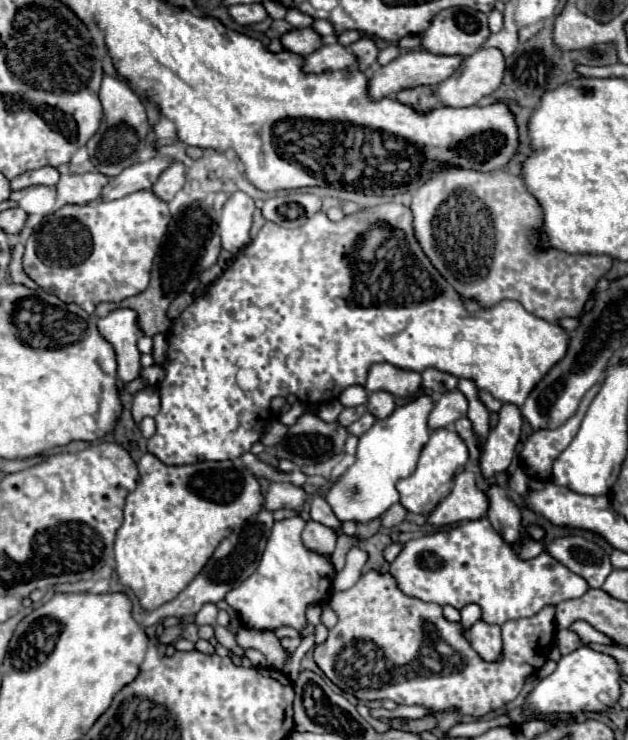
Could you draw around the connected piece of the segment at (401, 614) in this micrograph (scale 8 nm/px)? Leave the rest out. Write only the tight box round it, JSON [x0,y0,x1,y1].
[314,571,556,717]

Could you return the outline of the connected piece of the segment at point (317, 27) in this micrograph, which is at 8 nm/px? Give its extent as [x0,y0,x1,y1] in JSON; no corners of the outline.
[312,19,334,39]

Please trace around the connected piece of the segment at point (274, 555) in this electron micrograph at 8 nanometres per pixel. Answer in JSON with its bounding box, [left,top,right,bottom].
[226,517,334,631]

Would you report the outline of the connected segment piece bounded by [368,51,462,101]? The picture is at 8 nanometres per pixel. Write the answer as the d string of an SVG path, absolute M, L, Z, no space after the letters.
M408 51L372 73L372 77L368 79L368 95L370 99L378 101L384 97L396 95L400 89L436 85L438 81L444 81L446 77L450 77L454 69L458 69L458 61L462 61L462 57L434 57L432 53L426 53L426 51Z

